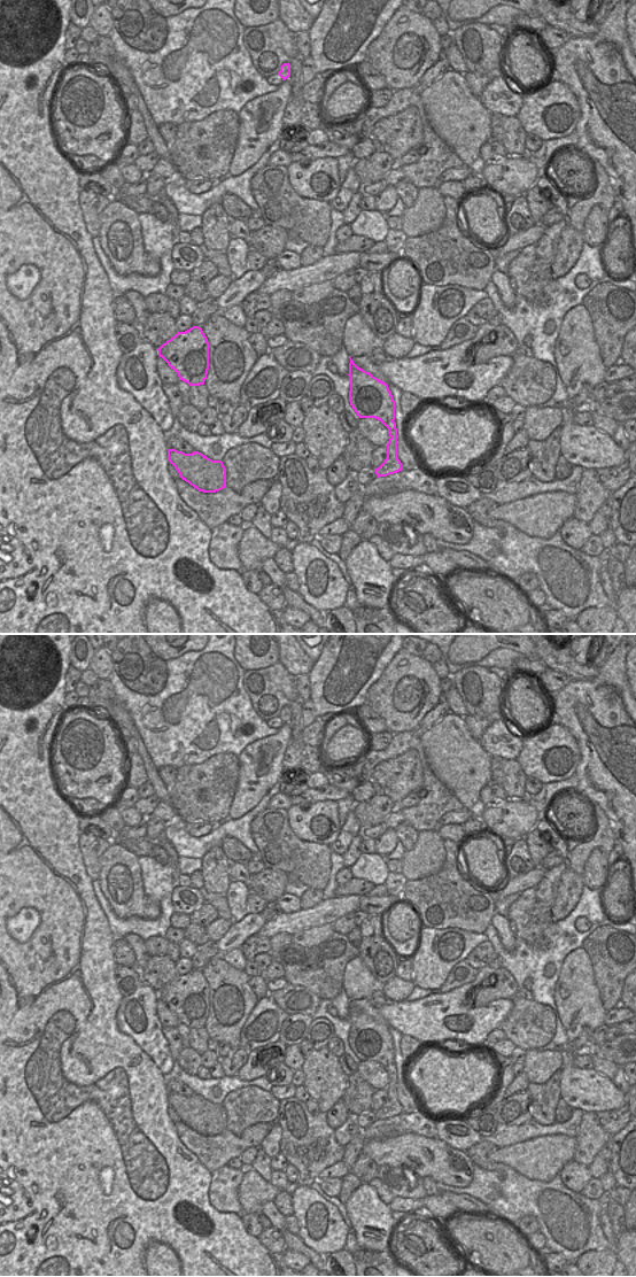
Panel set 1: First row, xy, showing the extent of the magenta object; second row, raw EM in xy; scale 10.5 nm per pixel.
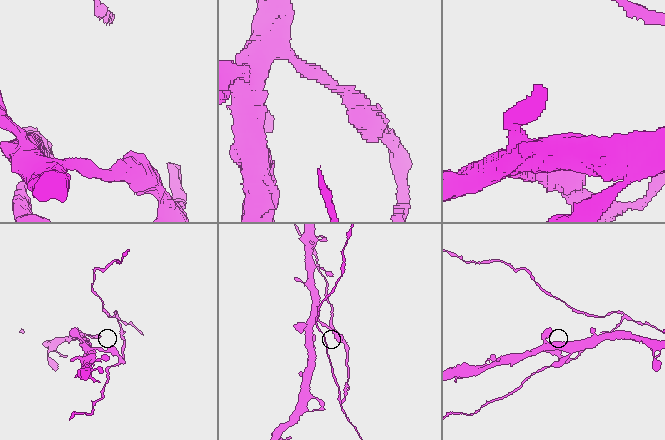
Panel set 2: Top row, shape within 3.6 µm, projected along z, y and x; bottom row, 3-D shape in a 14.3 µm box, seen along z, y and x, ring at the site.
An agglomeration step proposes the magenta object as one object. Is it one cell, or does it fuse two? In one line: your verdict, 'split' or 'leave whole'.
split

